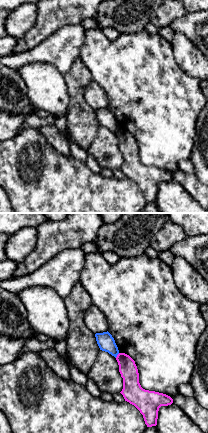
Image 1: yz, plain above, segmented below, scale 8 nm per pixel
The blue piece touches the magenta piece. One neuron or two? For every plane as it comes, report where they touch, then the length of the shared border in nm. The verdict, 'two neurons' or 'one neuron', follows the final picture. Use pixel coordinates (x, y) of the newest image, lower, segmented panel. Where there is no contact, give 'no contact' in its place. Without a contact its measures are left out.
meets blue at (117, 354); contact 50 nm long

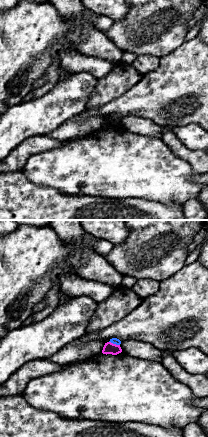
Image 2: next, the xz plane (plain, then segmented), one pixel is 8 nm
meets blue at (114, 343); contact 90 nm long

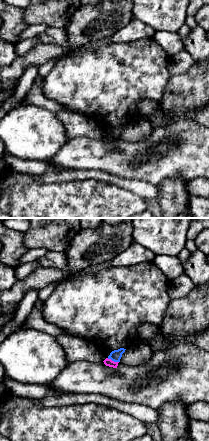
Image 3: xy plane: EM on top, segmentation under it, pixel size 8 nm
meets blue at (113, 360); contact 100 nm long

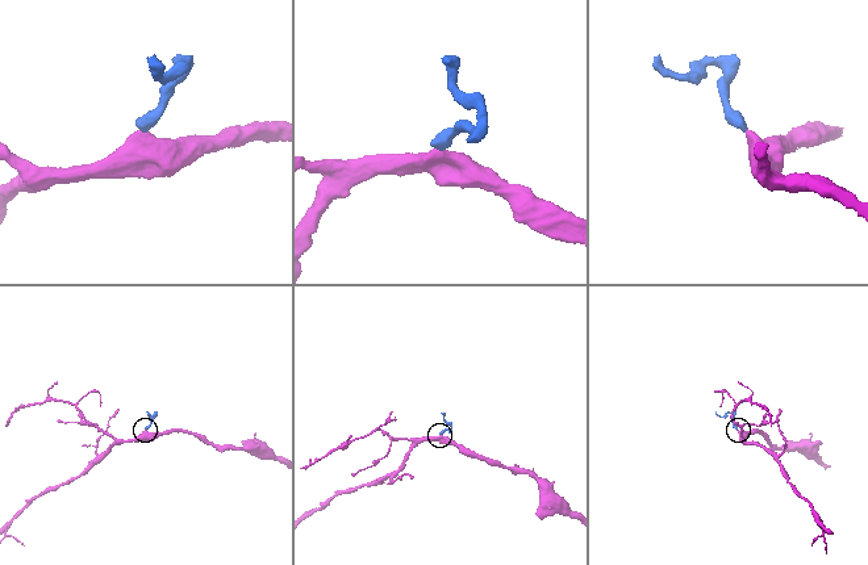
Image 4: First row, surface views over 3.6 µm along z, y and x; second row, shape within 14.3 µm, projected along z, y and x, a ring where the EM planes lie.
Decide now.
two neurons

